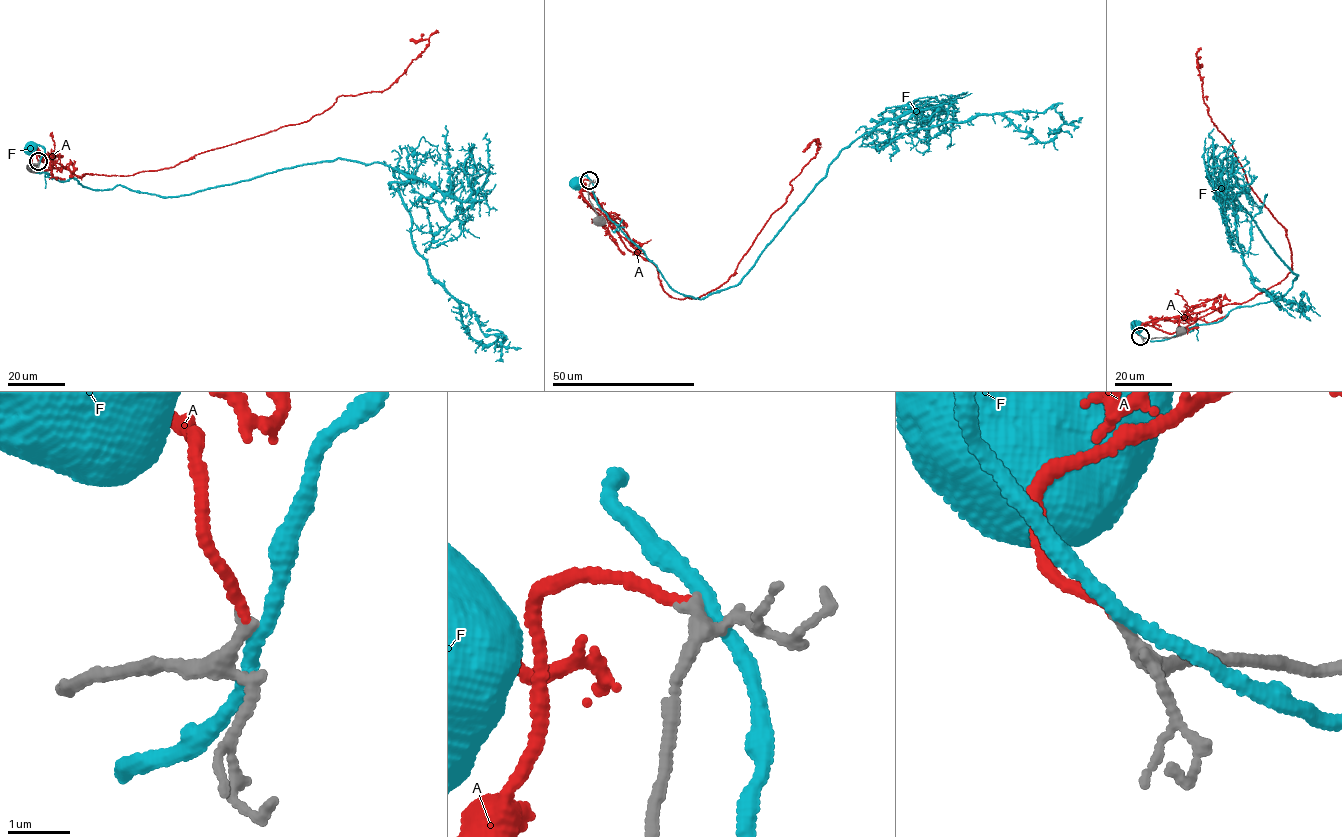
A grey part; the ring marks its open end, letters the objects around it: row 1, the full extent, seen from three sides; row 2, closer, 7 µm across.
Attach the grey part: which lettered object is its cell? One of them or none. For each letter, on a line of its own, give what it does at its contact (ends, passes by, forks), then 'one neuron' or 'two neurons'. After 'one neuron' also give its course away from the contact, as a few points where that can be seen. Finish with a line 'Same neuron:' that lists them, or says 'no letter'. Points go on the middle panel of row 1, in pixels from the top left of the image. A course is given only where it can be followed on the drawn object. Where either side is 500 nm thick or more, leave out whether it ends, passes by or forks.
A: it ends there; one neuron; it runs (589, 180), (582, 190), (626, 248), (656, 266), (663, 290), (695, 299), (734, 272), (819, 141), (803, 151)
F: it passes by; two neurons
Same neuron: A

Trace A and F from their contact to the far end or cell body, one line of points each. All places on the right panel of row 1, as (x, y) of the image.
A: (1141, 336), (1149, 322), (1246, 302), (1292, 270), (1284, 228), (1211, 121), (1202, 66)
F: (1142, 337), (1132, 322), (1134, 327)

